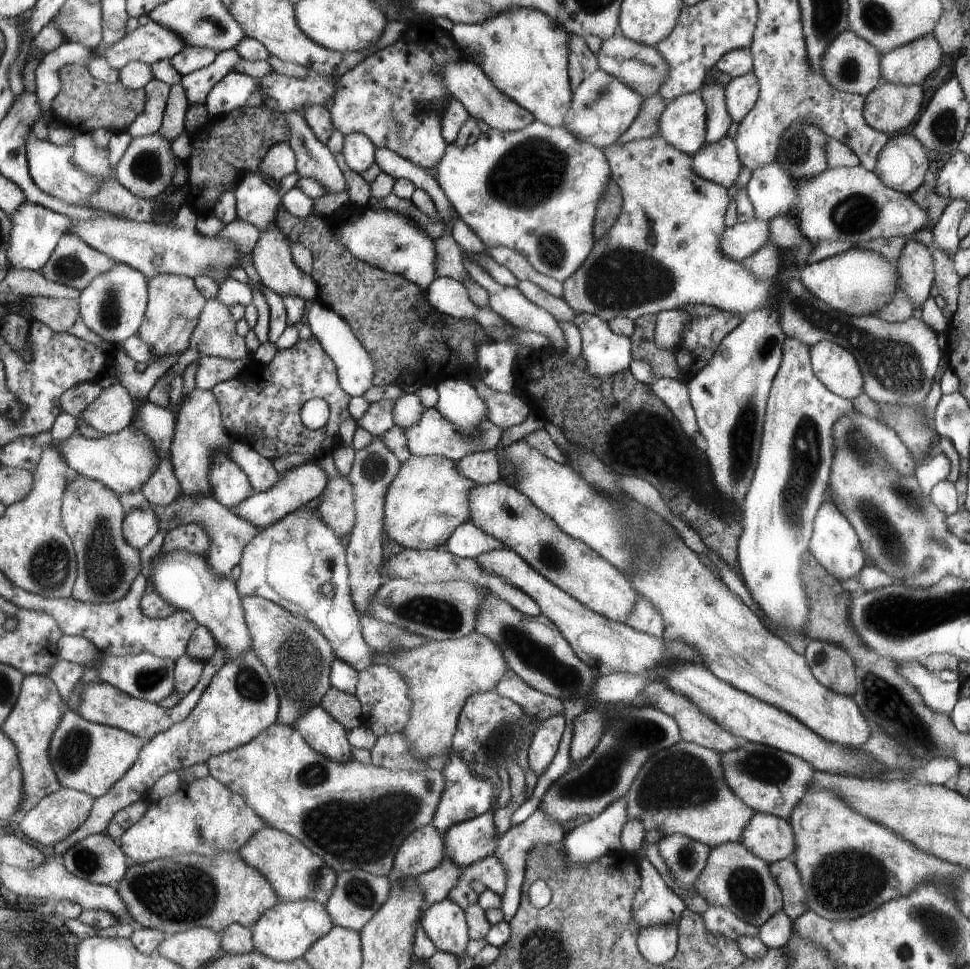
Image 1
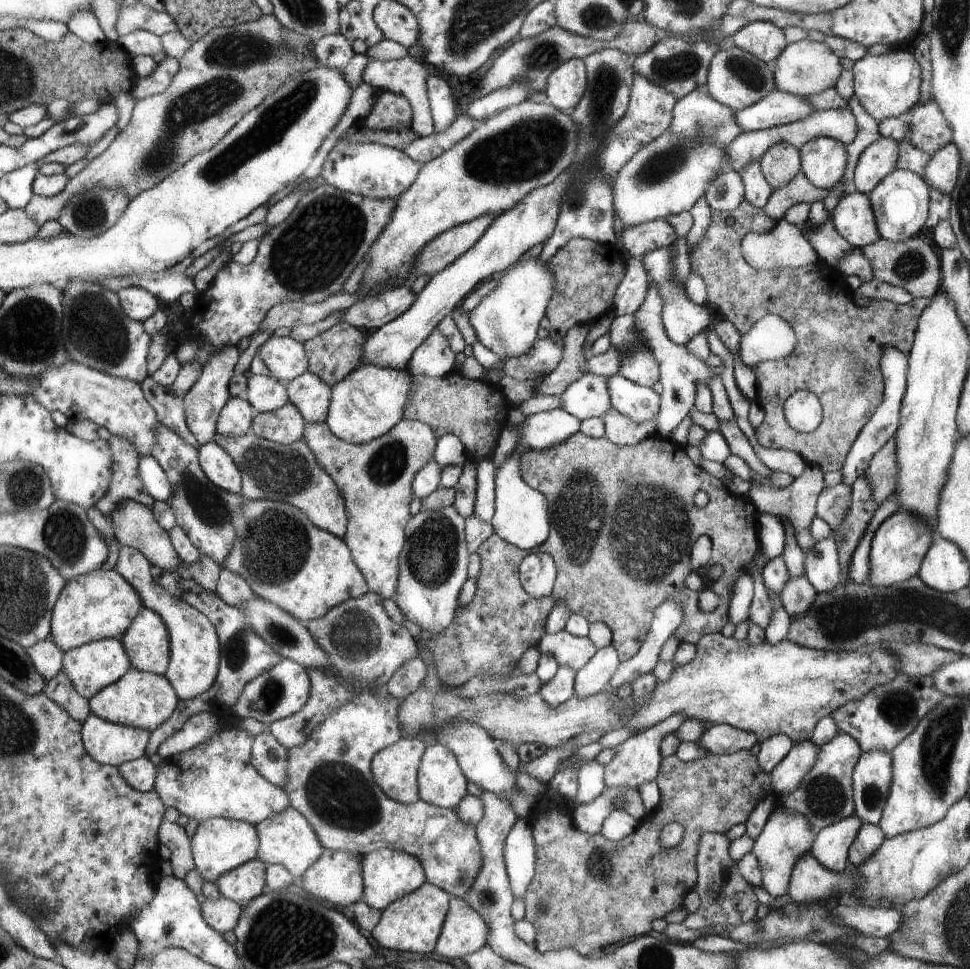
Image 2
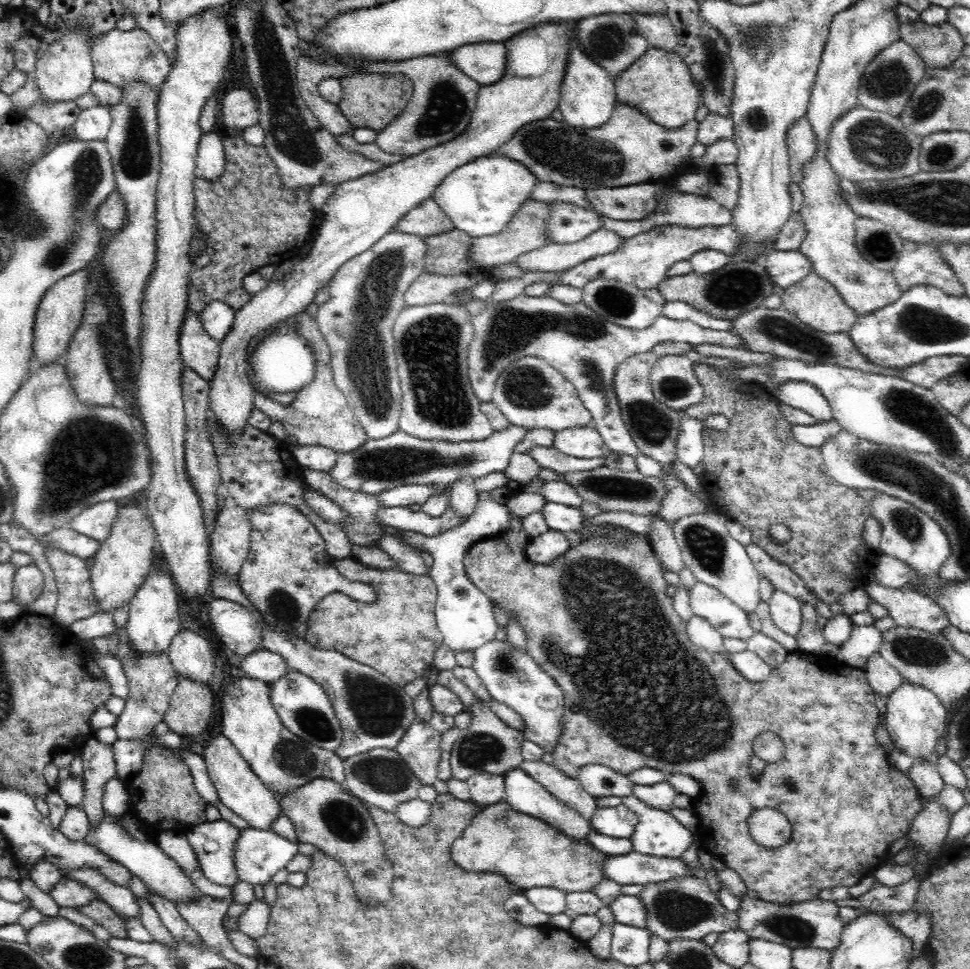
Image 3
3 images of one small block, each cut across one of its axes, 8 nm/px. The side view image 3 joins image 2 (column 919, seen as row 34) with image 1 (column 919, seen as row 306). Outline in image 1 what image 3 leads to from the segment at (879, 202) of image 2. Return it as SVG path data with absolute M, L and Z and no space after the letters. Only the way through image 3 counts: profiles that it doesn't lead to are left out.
M912 134L891 135L877 158L872 171L890 189L910 195L924 183L929 160Z

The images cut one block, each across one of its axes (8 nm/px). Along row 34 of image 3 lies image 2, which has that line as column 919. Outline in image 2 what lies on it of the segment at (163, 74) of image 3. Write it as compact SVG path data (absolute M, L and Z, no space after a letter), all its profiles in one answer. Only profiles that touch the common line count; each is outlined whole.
M931 96L919 104L915 103L901 114L899 120L908 127L901 139L904 138L930 155L949 144L952 139L952 129L946 123L936 100Z

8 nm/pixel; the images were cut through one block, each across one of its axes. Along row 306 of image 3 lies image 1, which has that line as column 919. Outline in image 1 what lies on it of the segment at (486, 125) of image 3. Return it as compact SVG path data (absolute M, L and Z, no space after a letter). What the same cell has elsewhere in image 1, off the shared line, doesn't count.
M907 238L894 263L899 273L899 287L906 292L912 306L919 308L933 284L931 250L919 241Z

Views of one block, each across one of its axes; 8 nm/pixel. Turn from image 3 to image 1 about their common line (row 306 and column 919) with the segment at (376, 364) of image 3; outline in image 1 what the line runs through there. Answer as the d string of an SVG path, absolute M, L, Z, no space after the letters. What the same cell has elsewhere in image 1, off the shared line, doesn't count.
M661 135L650 136L644 139L633 139L623 144L615 142L611 146L605 147L603 152L608 159L612 180L616 181L620 186L620 191L623 193L623 204L621 205L619 216L615 219L613 226L606 232L606 235L599 240L595 238L592 251L589 251L584 262L580 264L580 267L572 275L562 280L563 295L561 297L569 305L569 308L572 308L576 313L589 313L590 315L598 316L601 320L610 321L616 317L627 317L628 319L635 320L641 315L655 315L659 311L677 309L684 304L700 304L704 310L721 309L725 312L733 311L739 314L741 318L748 312L756 311L758 308L771 307L772 311L778 314L780 327L788 338L800 340L803 344L808 345L809 348L811 348L813 343L823 340L848 349L856 357L859 364L864 381L863 392L876 403L889 406L919 405L925 396L927 396L931 384L934 382L934 374L938 369L939 361L943 358L944 352L937 345L937 333L921 319L909 317L907 320L901 322L888 323L881 320L877 315L867 315L866 317L849 316L819 300L812 292L809 292L804 287L804 284L797 277L792 277L786 283L780 283L779 285L775 285L772 282L772 278L758 281L752 275L752 272L749 272L749 269L744 267L743 262L733 261L720 252L719 240L721 240L721 236L723 236L723 232L726 230L724 216L727 214L727 208L732 205L733 200L727 197L725 187L710 180L705 180L693 172L692 158L690 155L673 148L673 145L670 145Z

